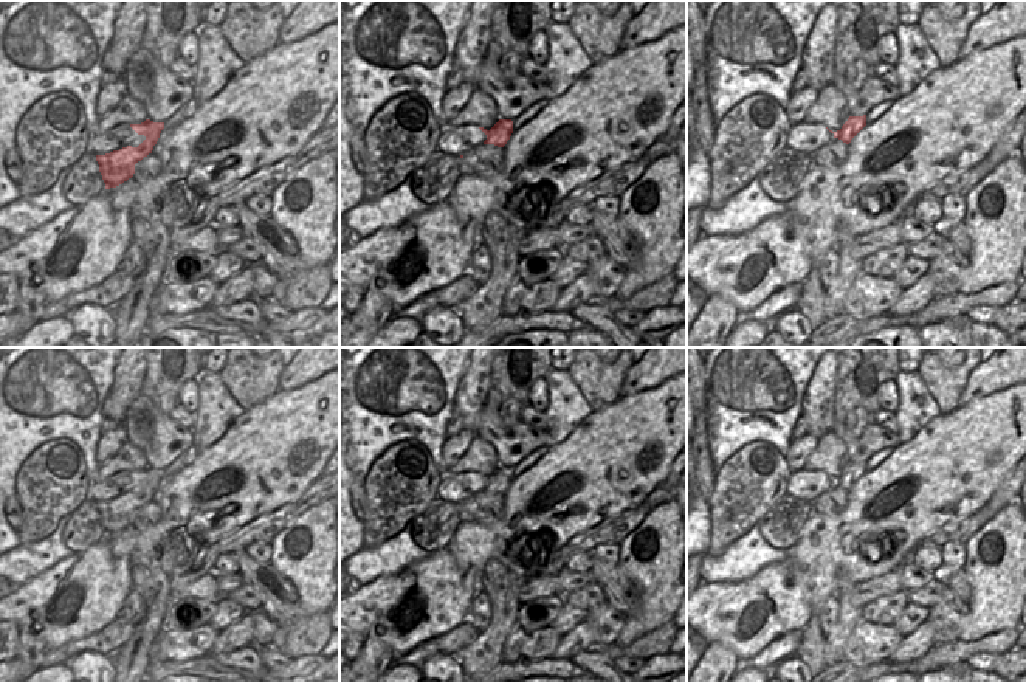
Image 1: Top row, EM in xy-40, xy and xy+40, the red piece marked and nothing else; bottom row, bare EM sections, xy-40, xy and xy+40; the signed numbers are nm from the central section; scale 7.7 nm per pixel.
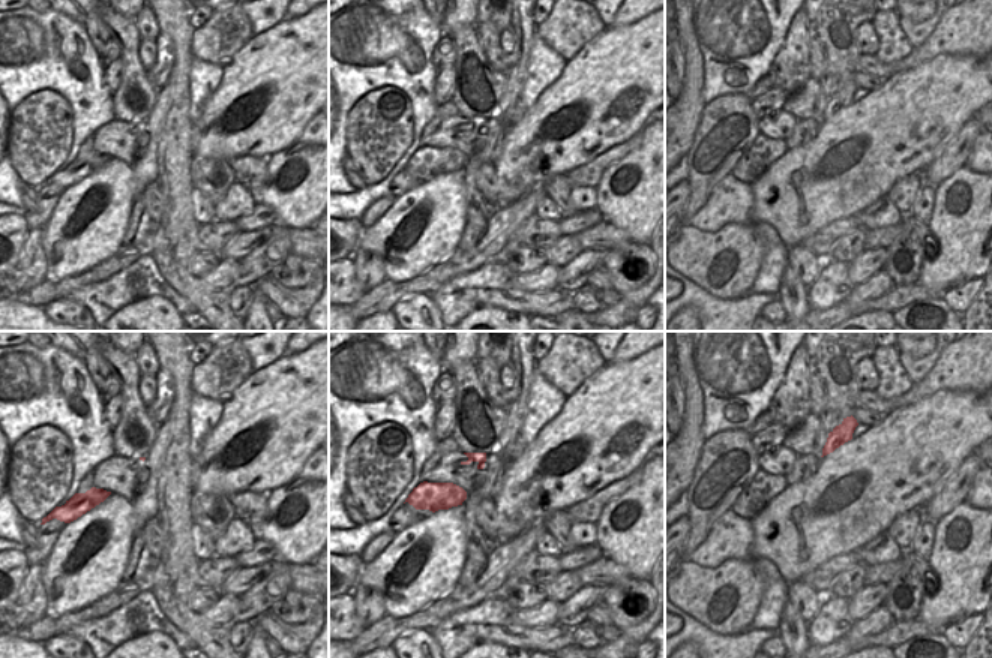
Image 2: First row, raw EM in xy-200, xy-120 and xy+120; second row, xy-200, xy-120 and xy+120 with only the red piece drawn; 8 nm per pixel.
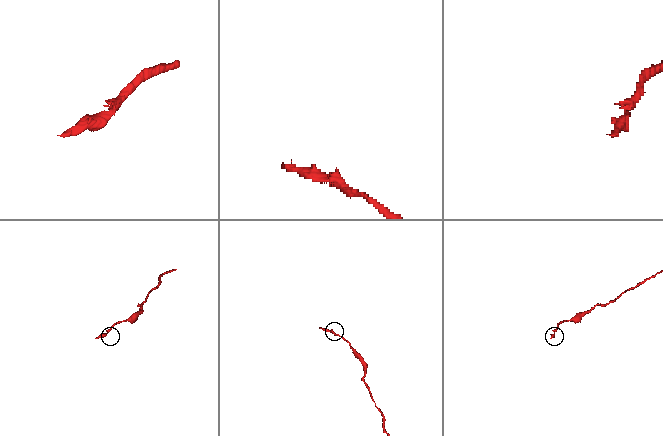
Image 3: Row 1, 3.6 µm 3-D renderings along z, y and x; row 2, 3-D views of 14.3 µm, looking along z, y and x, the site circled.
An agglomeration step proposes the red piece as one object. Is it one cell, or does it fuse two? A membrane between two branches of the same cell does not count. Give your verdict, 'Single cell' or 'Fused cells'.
Single cell.

